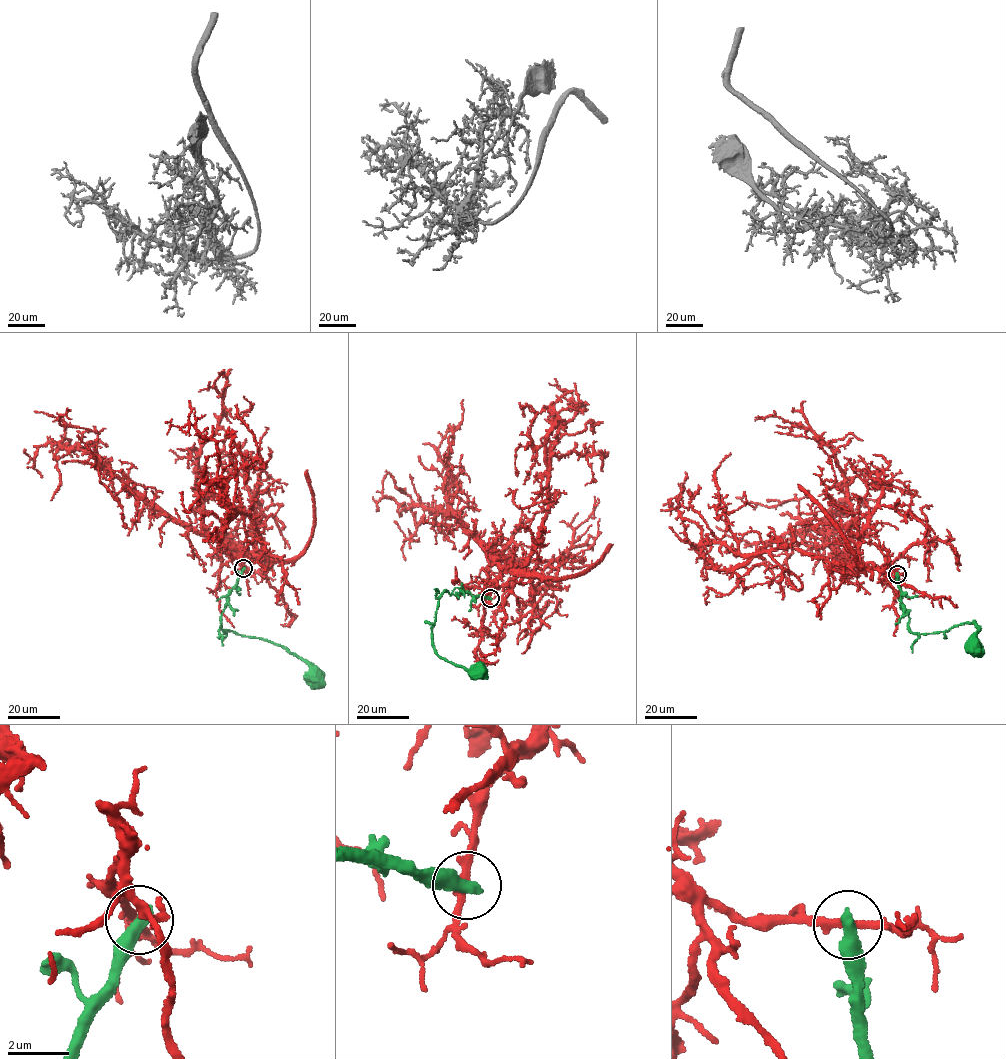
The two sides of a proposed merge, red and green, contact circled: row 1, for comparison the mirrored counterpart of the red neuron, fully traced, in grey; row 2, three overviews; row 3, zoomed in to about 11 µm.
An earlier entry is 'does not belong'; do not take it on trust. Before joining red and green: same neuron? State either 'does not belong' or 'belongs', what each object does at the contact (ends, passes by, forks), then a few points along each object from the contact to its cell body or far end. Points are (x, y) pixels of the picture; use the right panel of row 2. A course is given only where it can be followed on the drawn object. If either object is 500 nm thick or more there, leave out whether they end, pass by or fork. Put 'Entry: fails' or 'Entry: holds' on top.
Entry: holds
does not belong; red passes by; green ends there; red runs (897, 574), (869, 562), (831, 564), (788, 547), (738, 555), (704, 539), (680, 515), (676, 497), (670, 515); green runs (897, 574), (910, 632), (945, 632), (973, 620), (979, 629), (971, 646)

